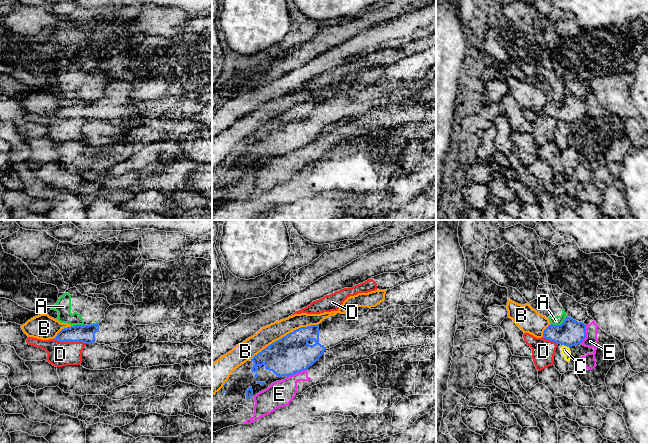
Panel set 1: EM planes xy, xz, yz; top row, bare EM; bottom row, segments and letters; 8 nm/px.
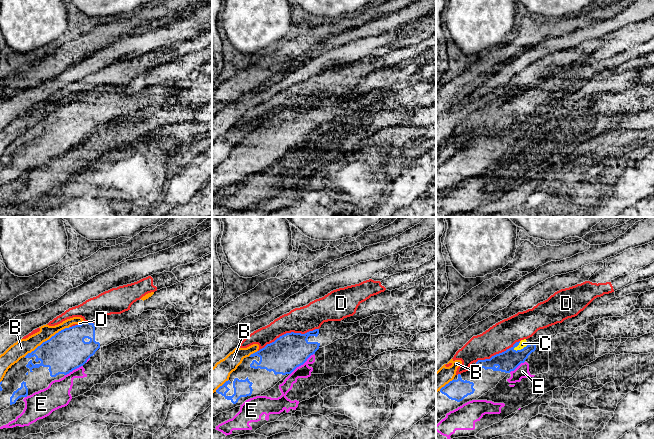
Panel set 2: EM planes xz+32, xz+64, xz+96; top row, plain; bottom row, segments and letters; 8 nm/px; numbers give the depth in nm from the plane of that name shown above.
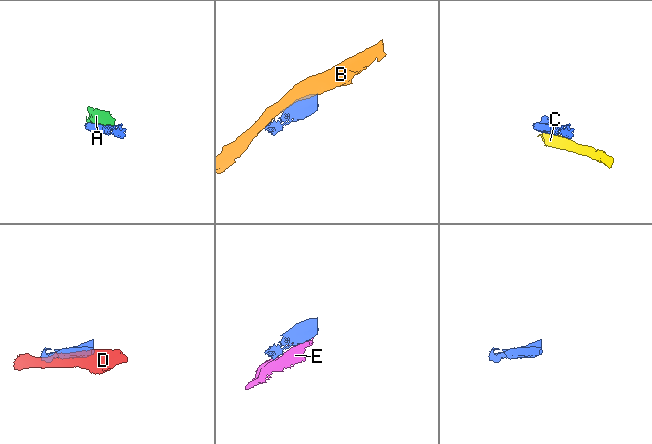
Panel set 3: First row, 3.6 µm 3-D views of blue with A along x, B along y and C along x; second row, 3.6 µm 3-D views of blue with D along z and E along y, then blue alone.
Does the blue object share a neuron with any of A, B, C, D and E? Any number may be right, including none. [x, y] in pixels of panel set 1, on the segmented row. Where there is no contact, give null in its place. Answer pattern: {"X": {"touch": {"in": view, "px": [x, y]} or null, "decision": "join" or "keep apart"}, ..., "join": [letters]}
{"A": {"touch": {"in": "yz", "px": [559, 325]}, "decision": "keep apart"}, "B": {"touch": {"in": "xz", "px": [284, 336]}, "decision": "keep apart"}, "C": {"touch": {"in": "yz", "px": [566, 345]}, "decision": "keep apart"}, "D": {"touch": {"in": "xy", "px": [70, 341]}, "decision": "keep apart"}, "E": {"touch": {"in": "xz", "px": [296, 372]}, "decision": "keep apart"}, "join": []}

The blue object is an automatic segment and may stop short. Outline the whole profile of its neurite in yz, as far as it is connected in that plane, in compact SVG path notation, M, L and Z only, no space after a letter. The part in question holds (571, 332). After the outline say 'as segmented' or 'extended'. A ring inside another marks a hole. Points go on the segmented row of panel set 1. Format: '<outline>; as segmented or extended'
M567 316L561 325L550 324L544 330L543 338L570 348L586 338L586 325Z; as segmented

